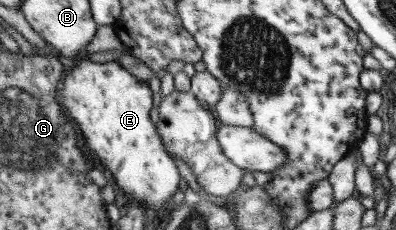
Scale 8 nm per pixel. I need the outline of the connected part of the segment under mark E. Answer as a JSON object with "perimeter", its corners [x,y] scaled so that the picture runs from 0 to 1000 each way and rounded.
{"perimeter":[[[205,239],[157,357],[157,452],[207,552],[225,643],[247,674],[247,704],[283,757],[283,783],[308,826],[323,878],[348,865],[384,930],[437,861],[455,817],[455,748],[424,670],[384,530],[384,470],[396,470],[396,417],[298,265],[247,278]]]}

